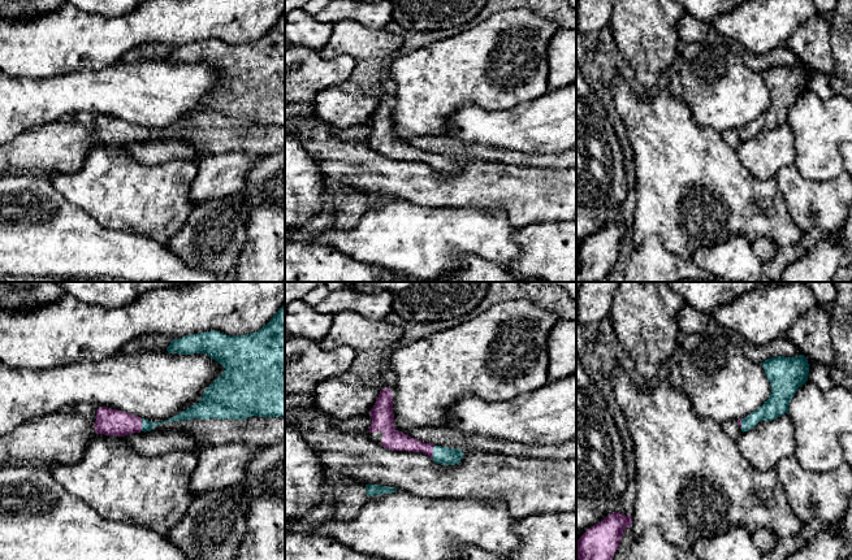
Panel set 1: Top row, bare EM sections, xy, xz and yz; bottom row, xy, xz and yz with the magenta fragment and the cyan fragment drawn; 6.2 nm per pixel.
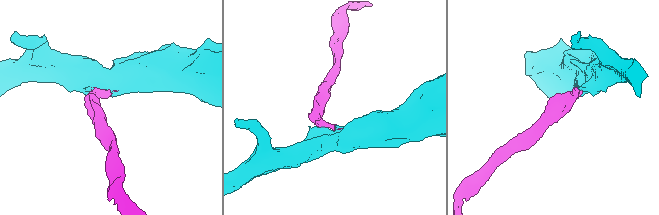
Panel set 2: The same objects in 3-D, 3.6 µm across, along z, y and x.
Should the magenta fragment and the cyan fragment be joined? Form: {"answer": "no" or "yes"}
{"answer": "yes"}

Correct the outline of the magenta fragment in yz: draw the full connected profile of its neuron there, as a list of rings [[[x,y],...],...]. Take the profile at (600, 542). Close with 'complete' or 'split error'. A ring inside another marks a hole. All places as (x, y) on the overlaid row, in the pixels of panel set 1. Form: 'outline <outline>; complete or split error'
outline [[[613,512],[576,541],[576,560],[611,560],[632,516]]]; complete

